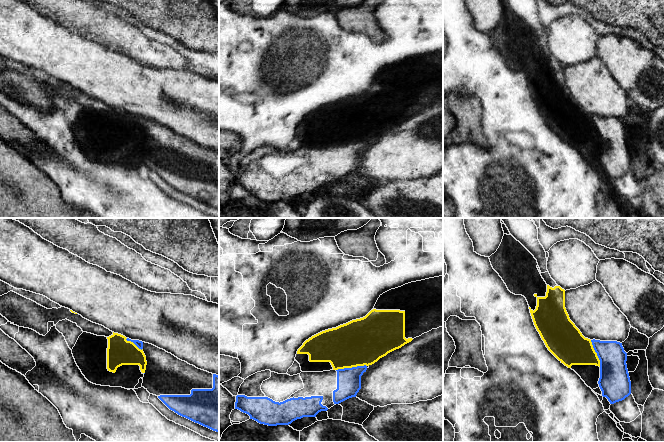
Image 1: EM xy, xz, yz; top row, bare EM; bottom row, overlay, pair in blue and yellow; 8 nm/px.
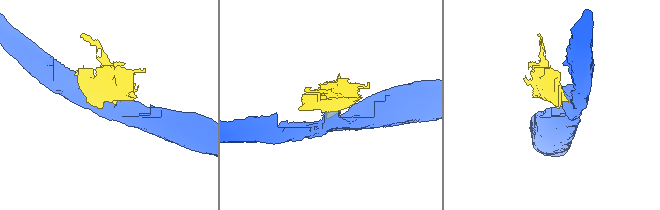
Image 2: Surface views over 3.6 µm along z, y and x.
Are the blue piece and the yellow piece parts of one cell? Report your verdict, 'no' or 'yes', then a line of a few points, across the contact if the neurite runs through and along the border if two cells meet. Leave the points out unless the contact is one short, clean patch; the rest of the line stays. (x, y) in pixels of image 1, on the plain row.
no; line xz (366, 141), (344, 143), (336, 146)

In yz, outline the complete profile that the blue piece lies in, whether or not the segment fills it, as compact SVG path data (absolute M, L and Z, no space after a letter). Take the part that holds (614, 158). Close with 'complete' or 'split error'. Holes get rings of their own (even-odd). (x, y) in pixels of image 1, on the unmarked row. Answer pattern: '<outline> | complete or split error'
M591 116L593 124L600 136L600 154L598 157L602 172L606 173L610 180L624 176L631 170L631 157L627 145L627 129L622 119L617 117Z | complete

